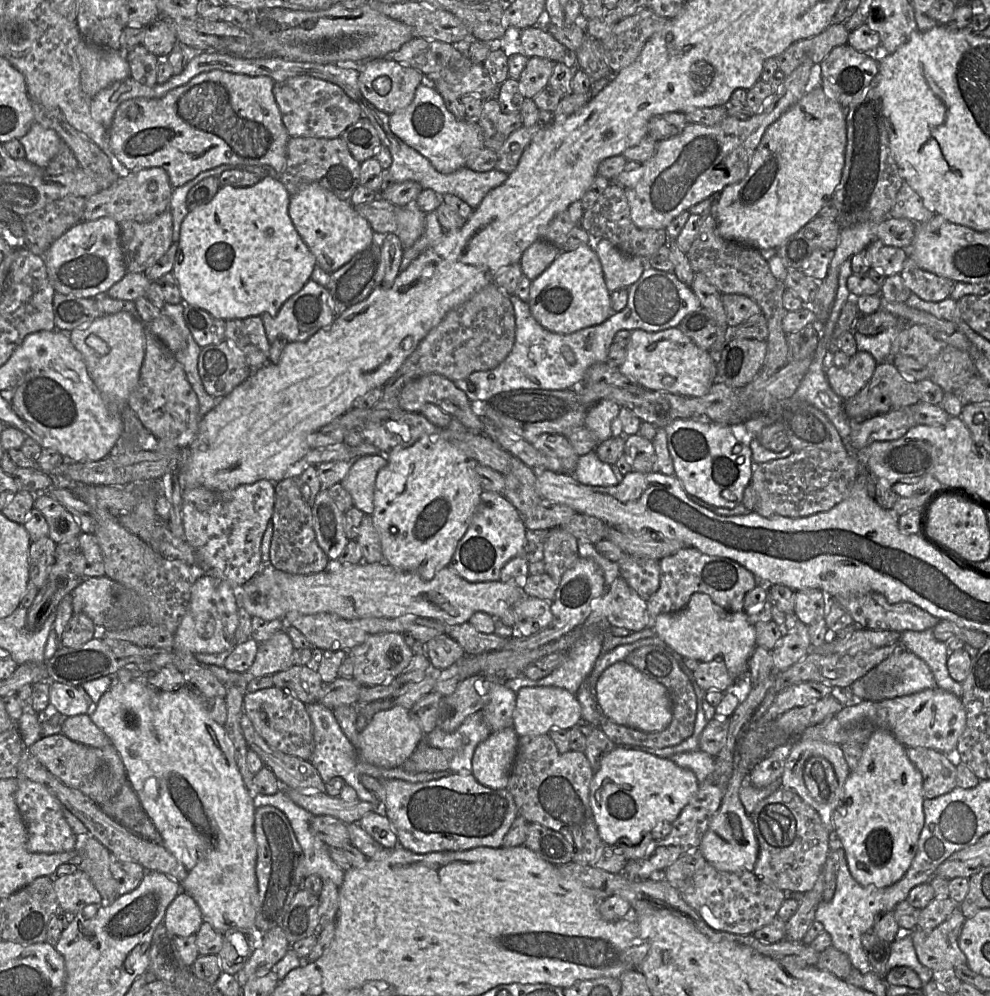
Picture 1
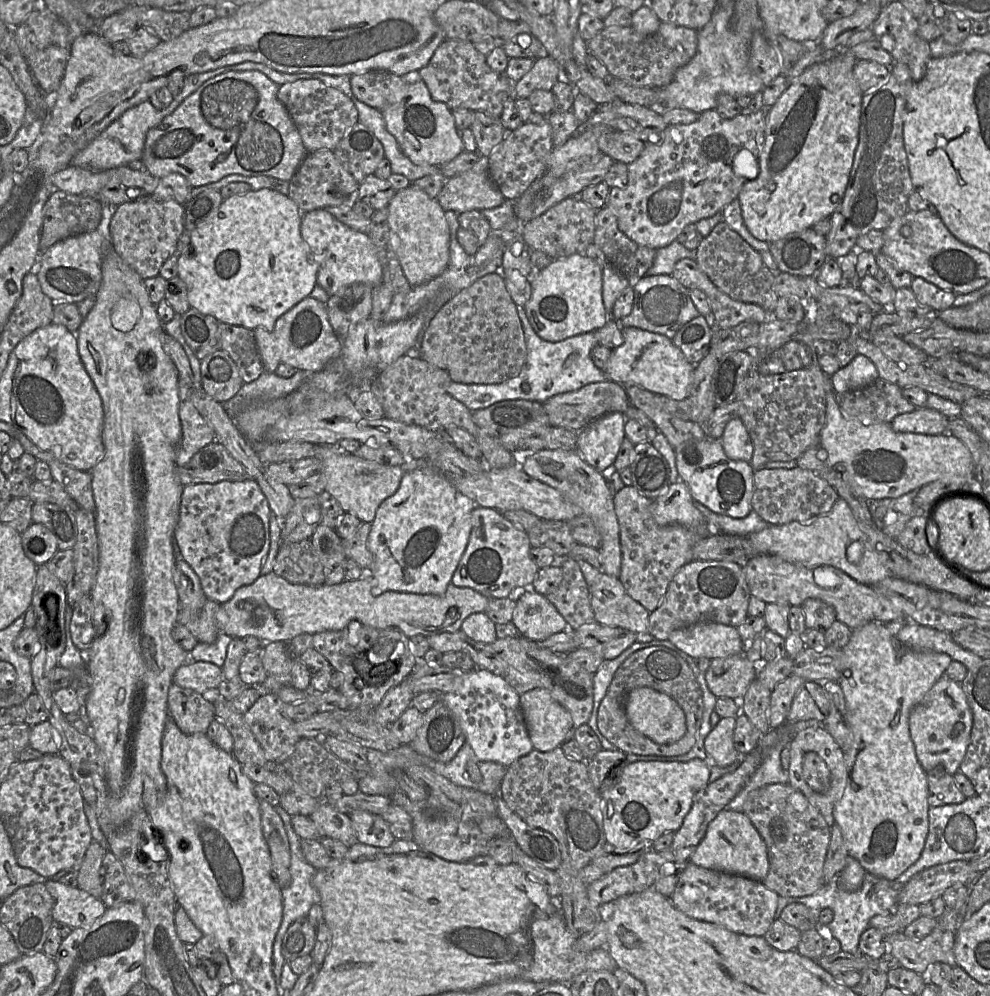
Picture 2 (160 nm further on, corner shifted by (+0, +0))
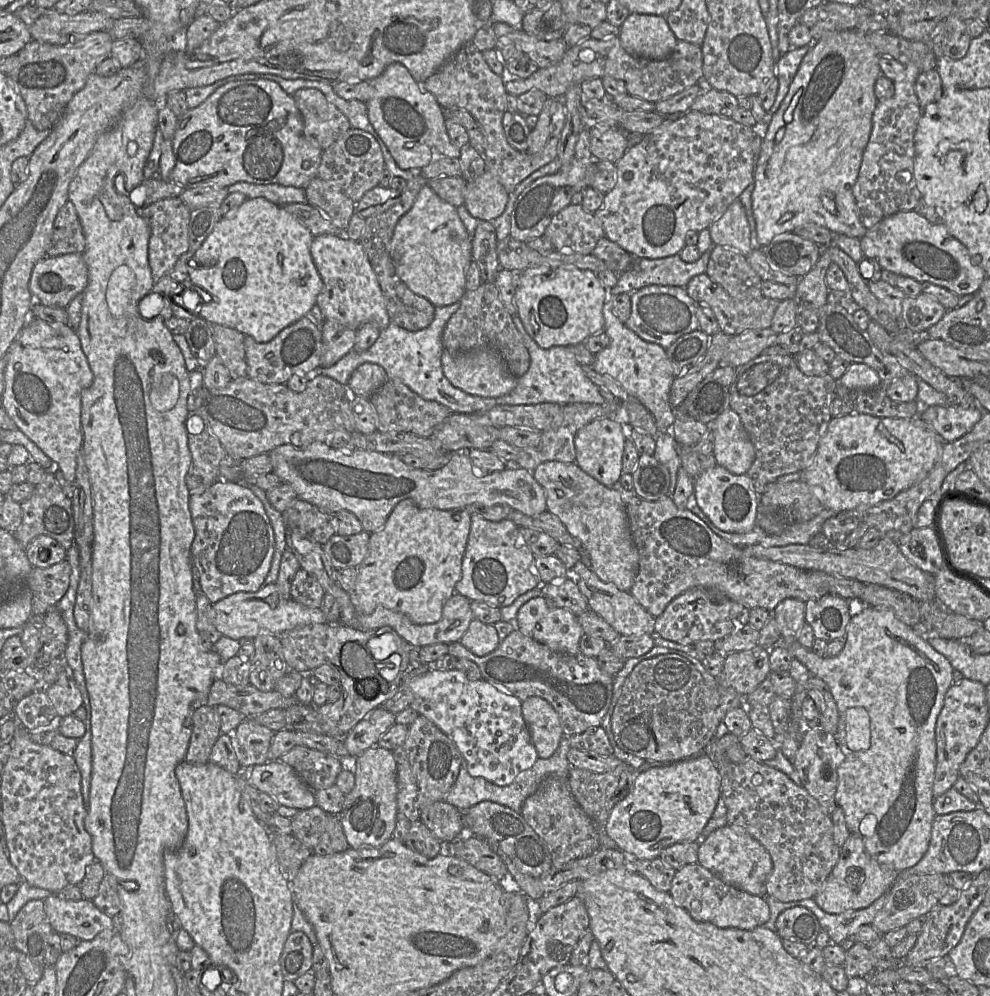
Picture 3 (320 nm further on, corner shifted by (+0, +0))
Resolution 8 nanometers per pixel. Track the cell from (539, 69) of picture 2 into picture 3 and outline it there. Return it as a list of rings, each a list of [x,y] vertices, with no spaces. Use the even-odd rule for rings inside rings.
[[[618,36],[609,40],[589,38],[567,48],[559,63],[546,68],[538,68],[528,78],[512,75],[507,66],[501,77],[508,94],[520,96],[530,90],[540,90],[548,97],[564,99],[565,93],[572,85],[581,84],[587,79],[602,79],[606,76],[624,81],[628,94],[656,103],[697,84],[699,78],[703,76],[702,48],[693,43],[678,40],[668,57],[653,60],[630,55],[622,47]]]

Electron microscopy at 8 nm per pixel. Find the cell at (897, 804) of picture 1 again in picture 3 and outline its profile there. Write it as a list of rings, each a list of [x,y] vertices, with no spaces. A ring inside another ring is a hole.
[[[855,606],[852,617],[846,627],[845,645],[835,657],[820,657],[811,649],[801,646],[796,640],[791,644],[777,644],[784,646],[793,658],[801,662],[811,676],[822,679],[829,686],[839,712],[838,730],[834,734],[837,741],[836,766],[838,770],[838,787],[835,794],[836,804],[845,814],[846,825],[851,834],[858,836],[869,855],[880,864],[885,864],[898,872],[902,872],[916,865],[927,852],[931,839],[931,830],[935,818],[933,809],[933,782],[936,766],[935,727],[939,713],[943,707],[947,690],[953,684],[953,671],[949,660],[937,652],[926,640],[913,632],[911,627],[901,622],[890,609],[875,609],[871,606]]]

